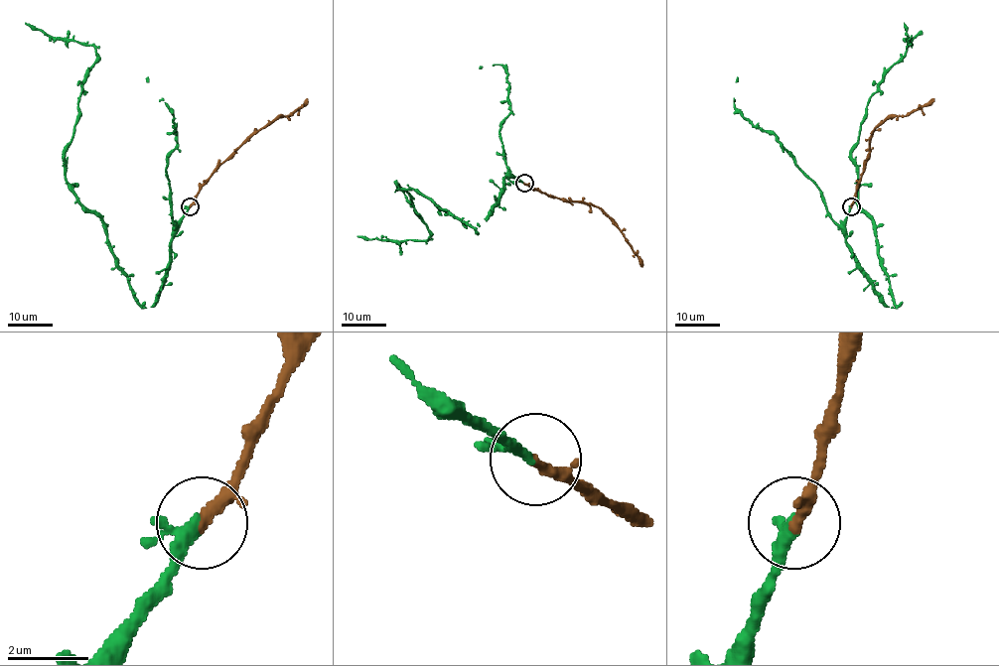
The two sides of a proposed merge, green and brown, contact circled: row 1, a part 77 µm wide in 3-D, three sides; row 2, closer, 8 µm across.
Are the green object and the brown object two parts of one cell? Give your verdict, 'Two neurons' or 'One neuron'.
One neuron

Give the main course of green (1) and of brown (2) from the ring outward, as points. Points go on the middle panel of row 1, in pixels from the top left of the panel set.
1: (523, 183), (505, 178), (493, 213), (476, 227), (396, 184), (411, 197), (429, 237), (357, 236)
2: (523, 183), (541, 193), (595, 204), (624, 236), (642, 267)

